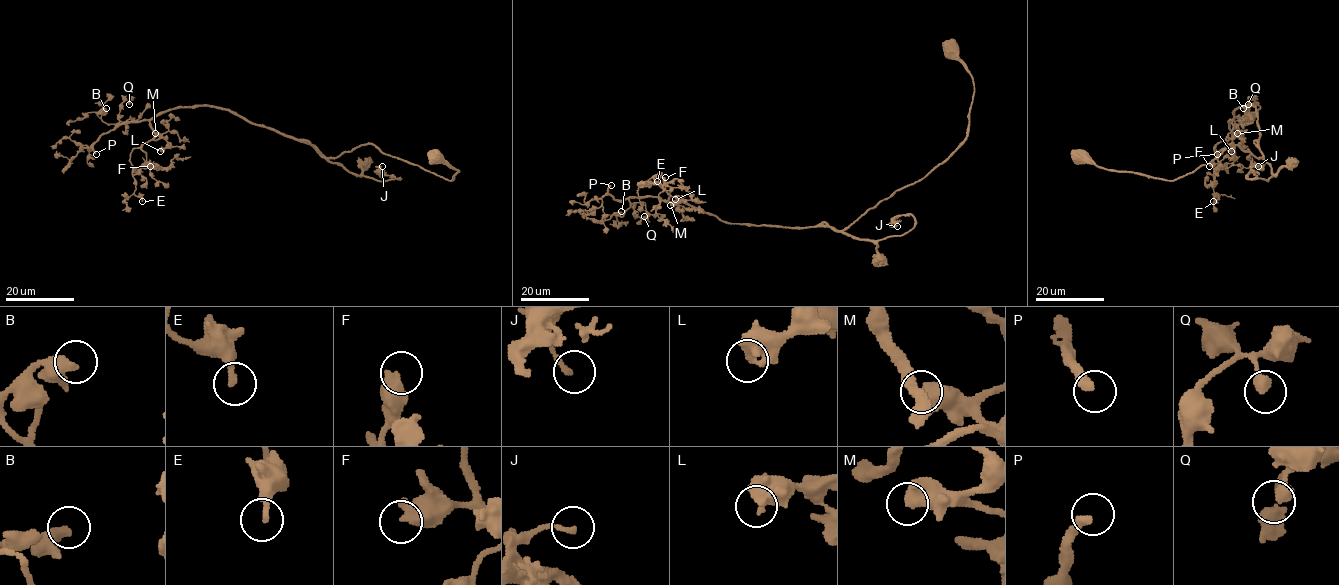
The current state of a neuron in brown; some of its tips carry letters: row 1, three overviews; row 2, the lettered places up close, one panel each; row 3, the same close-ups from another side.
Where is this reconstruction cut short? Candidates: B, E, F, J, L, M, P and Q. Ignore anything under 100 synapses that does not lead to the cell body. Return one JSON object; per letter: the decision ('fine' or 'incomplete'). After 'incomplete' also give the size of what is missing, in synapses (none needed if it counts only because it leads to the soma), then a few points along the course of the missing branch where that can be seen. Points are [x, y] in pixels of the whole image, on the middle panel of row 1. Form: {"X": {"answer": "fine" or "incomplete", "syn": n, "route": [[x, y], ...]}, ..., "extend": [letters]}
{"B": {"answer": "fine"}, "E": {"answer": "fine"}, "F": {"answer": "fine"}, "J": {"answer": "fine"}, "L": {"answer": "fine"}, "M": {"answer": "fine"}, "P": {"answer": "incomplete", "syn": 250, "route": [[611, 185], [619, 180], [629, 189], [631, 203], [625, 215], [632, 220]]}, "Q": {"answer": "fine"}, "extend": ["P"]}

